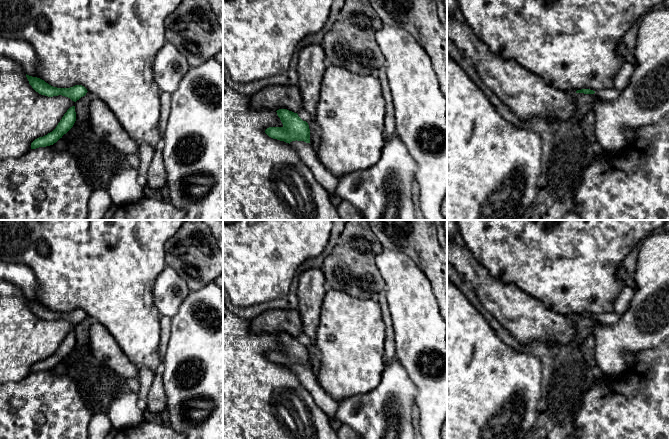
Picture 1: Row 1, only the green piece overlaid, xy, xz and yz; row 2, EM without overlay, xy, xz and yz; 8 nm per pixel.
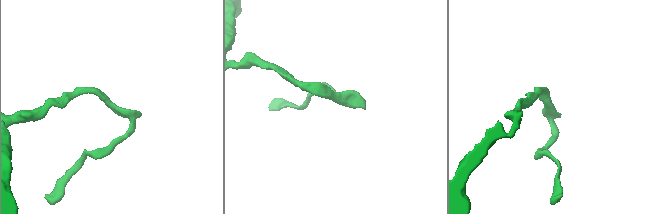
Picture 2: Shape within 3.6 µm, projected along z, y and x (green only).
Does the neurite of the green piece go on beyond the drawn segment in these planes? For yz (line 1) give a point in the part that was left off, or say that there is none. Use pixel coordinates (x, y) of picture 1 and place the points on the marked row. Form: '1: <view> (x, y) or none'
1: none

